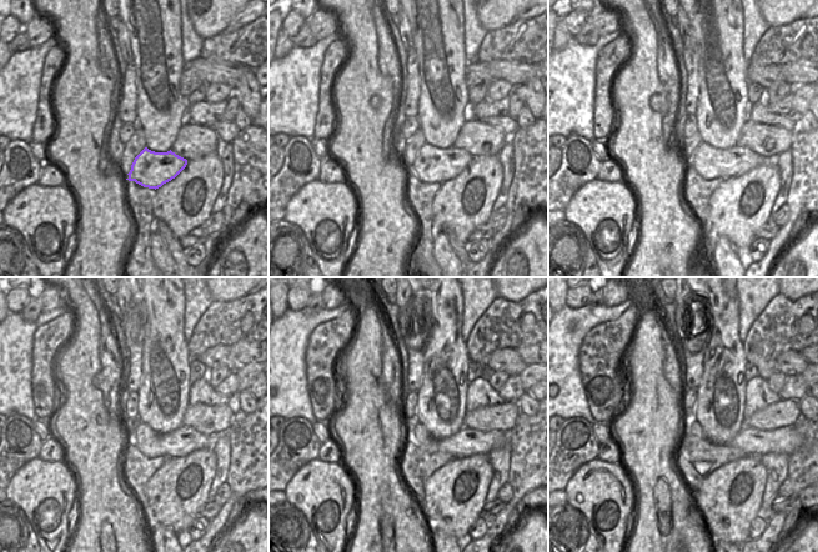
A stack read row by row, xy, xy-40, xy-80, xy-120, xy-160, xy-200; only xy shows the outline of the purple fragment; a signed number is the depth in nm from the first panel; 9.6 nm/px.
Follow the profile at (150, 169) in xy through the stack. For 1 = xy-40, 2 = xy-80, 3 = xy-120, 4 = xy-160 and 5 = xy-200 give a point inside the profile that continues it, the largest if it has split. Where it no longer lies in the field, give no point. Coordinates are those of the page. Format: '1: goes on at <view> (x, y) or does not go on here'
1: goes on at xy-40 (431, 165)
2: goes on at xy-80 (709, 162)
3: goes on at xy-120 (184, 440)
4: goes on at xy-160 (466, 442)
5: goes on at xy-200 (787, 440)

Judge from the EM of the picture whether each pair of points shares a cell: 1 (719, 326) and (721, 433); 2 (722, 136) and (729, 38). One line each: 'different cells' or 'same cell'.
1: same cell
2: same cell

